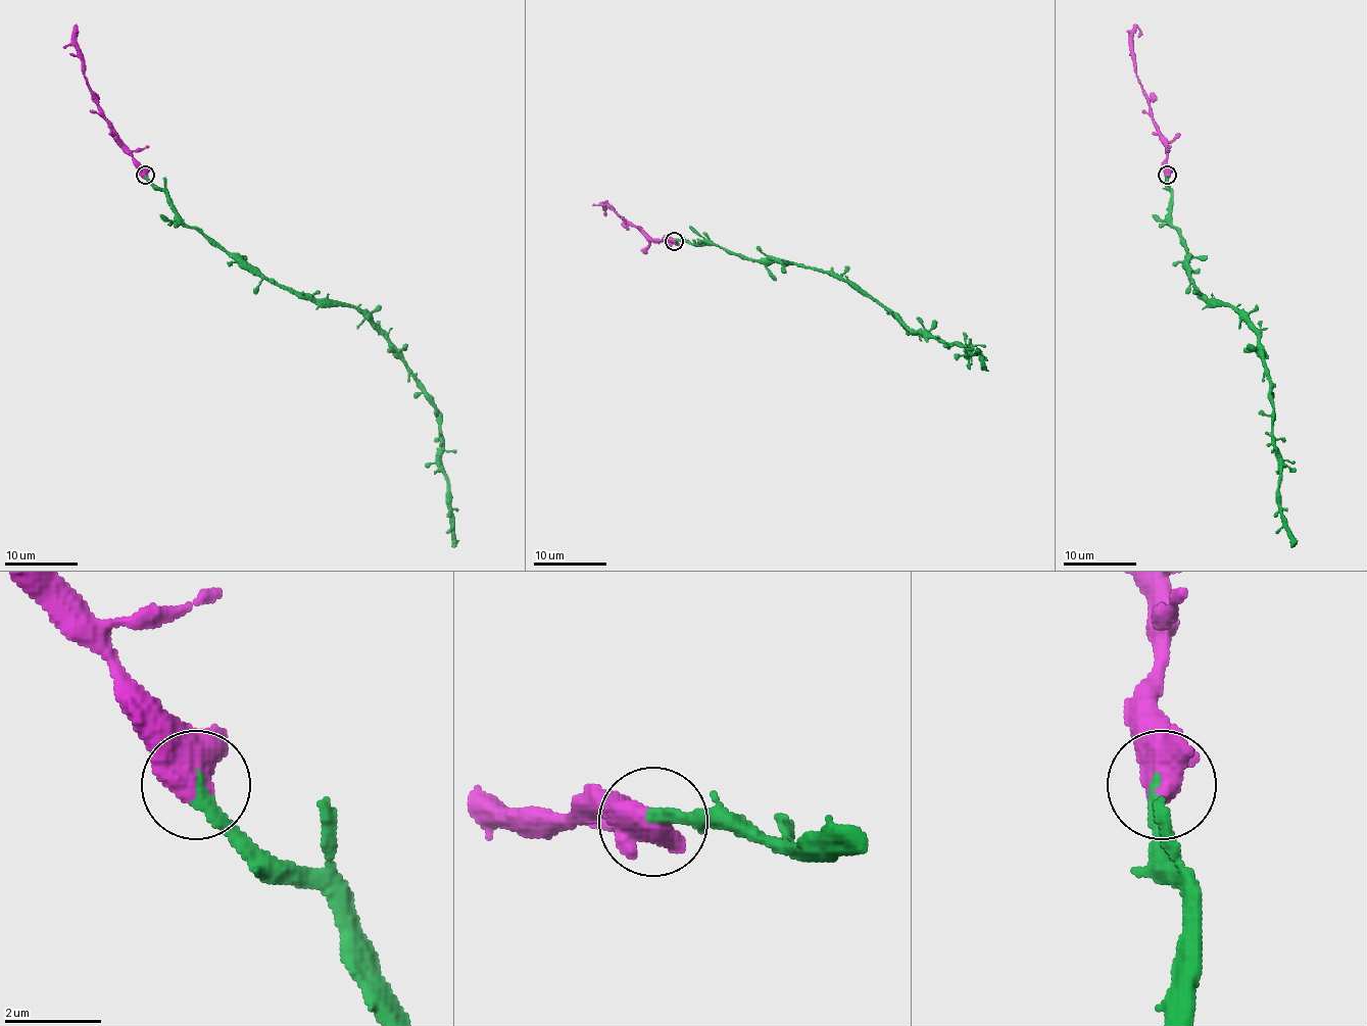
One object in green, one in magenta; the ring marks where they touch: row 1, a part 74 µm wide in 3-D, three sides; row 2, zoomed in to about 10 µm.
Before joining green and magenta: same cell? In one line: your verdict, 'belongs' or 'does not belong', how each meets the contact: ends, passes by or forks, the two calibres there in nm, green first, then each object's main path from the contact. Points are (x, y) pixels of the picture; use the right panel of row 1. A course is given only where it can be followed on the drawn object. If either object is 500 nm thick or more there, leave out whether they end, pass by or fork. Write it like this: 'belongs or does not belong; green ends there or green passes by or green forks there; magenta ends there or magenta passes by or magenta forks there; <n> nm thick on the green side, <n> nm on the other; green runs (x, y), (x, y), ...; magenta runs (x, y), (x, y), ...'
belongs; 320 nm thick on the green side, 600 nm on the other; green runs (1167, 175), (1170, 223), (1192, 283), (1258, 338), (1278, 506), (1295, 546); magenta runs (1167, 175), (1167, 142), (1152, 116), (1149, 98), (1135, 74), (1132, 34), (1137, 29), (1139, 38)

